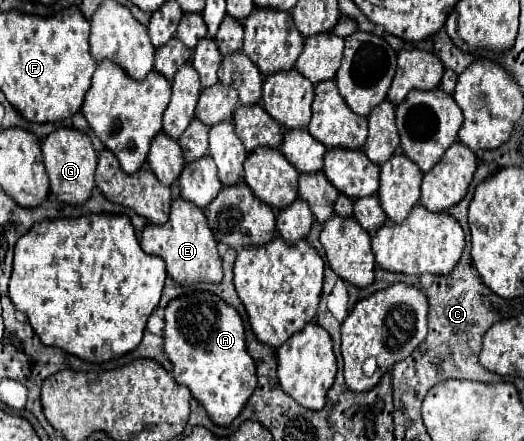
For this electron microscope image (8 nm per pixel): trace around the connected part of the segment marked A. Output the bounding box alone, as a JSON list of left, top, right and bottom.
[164,291,256,425]

